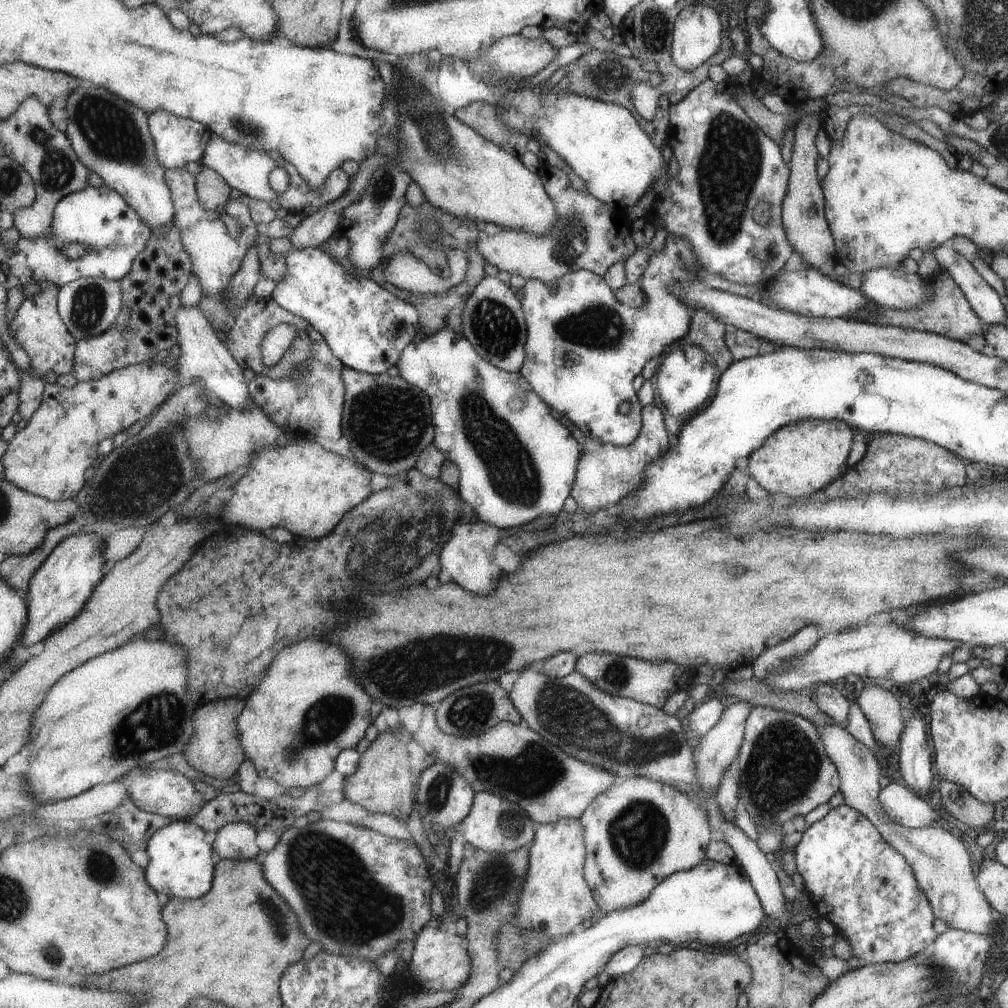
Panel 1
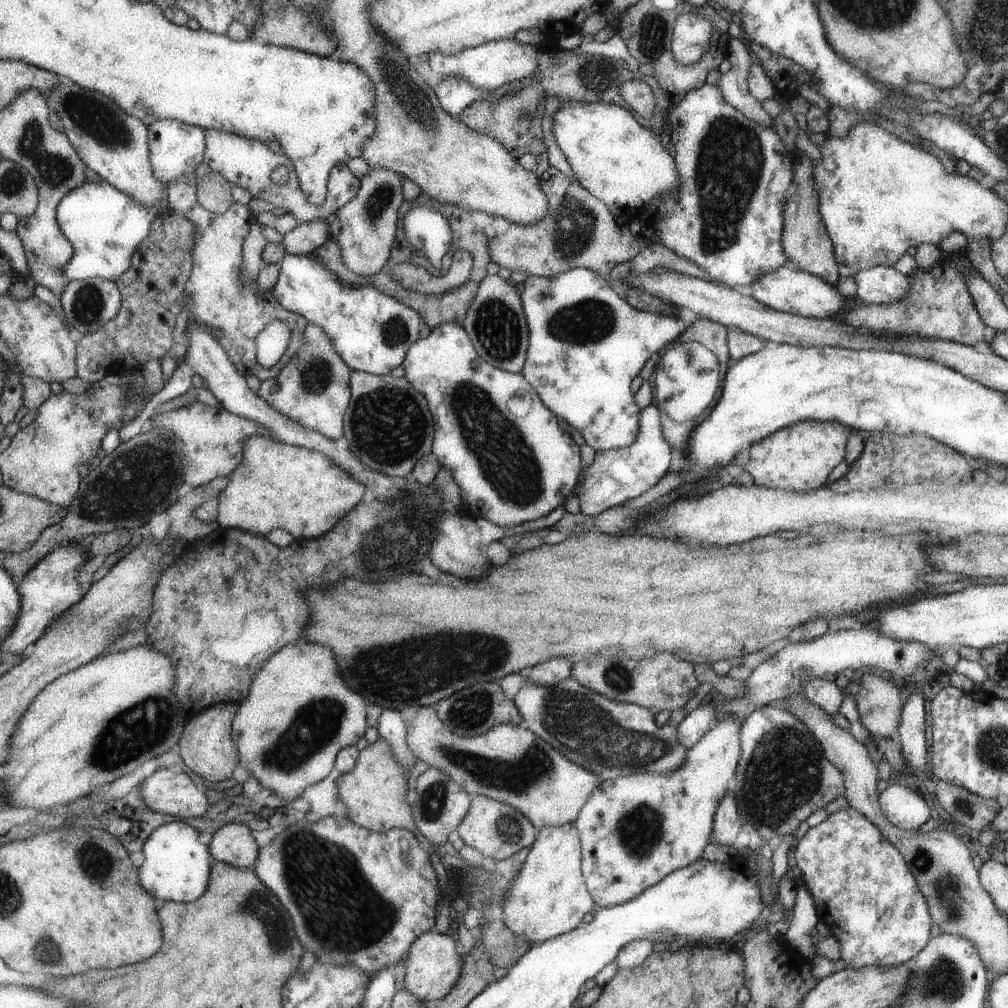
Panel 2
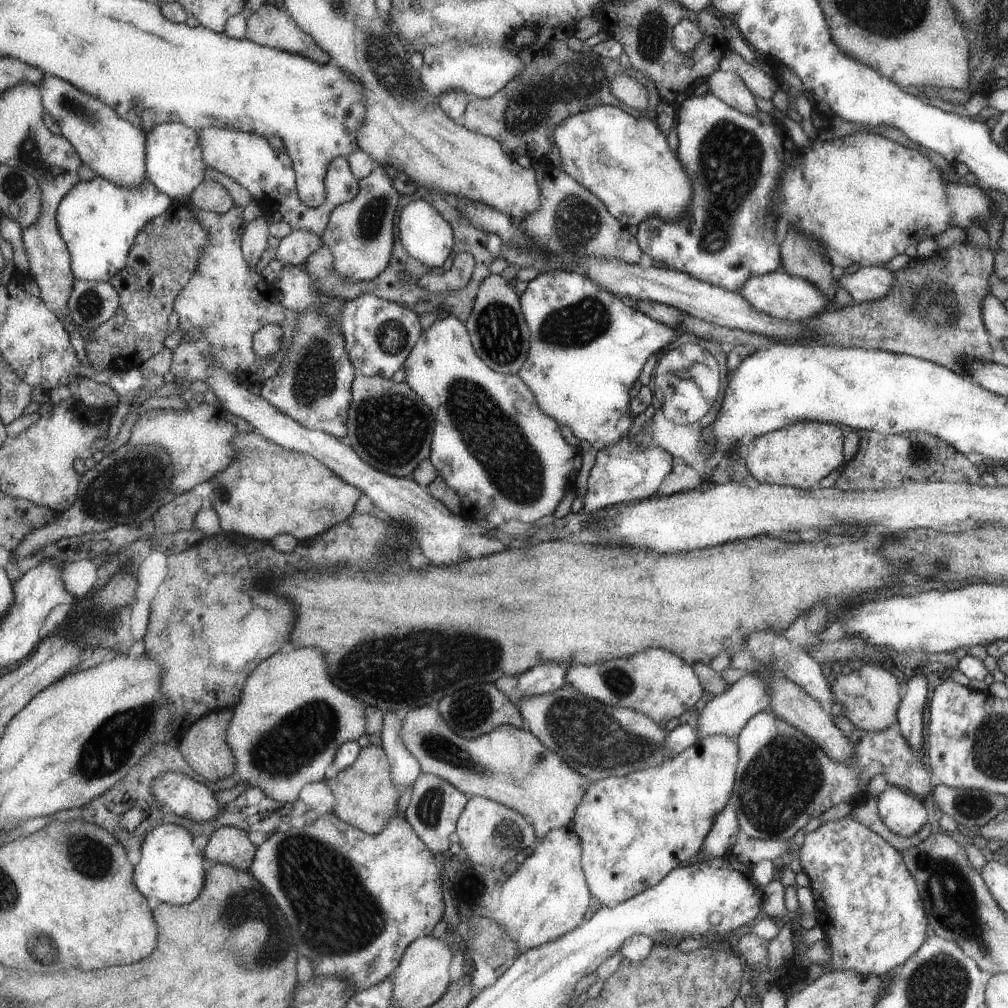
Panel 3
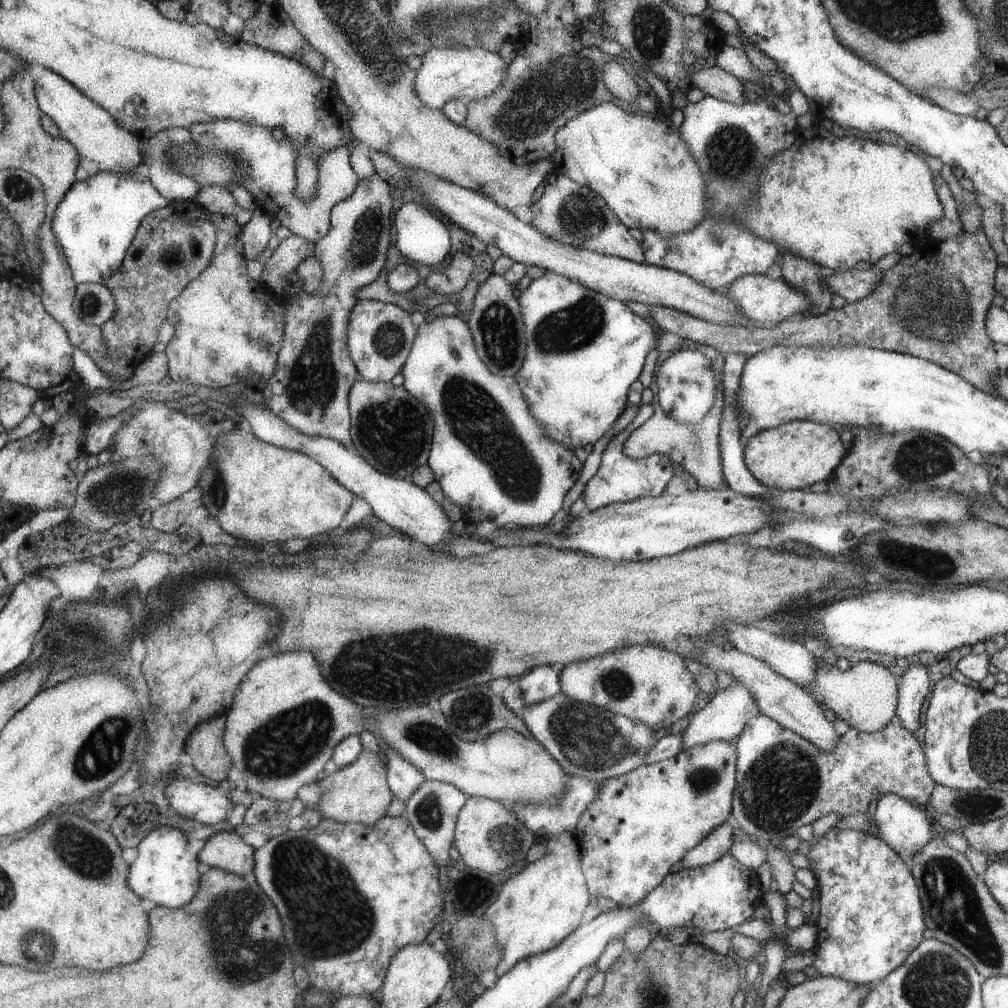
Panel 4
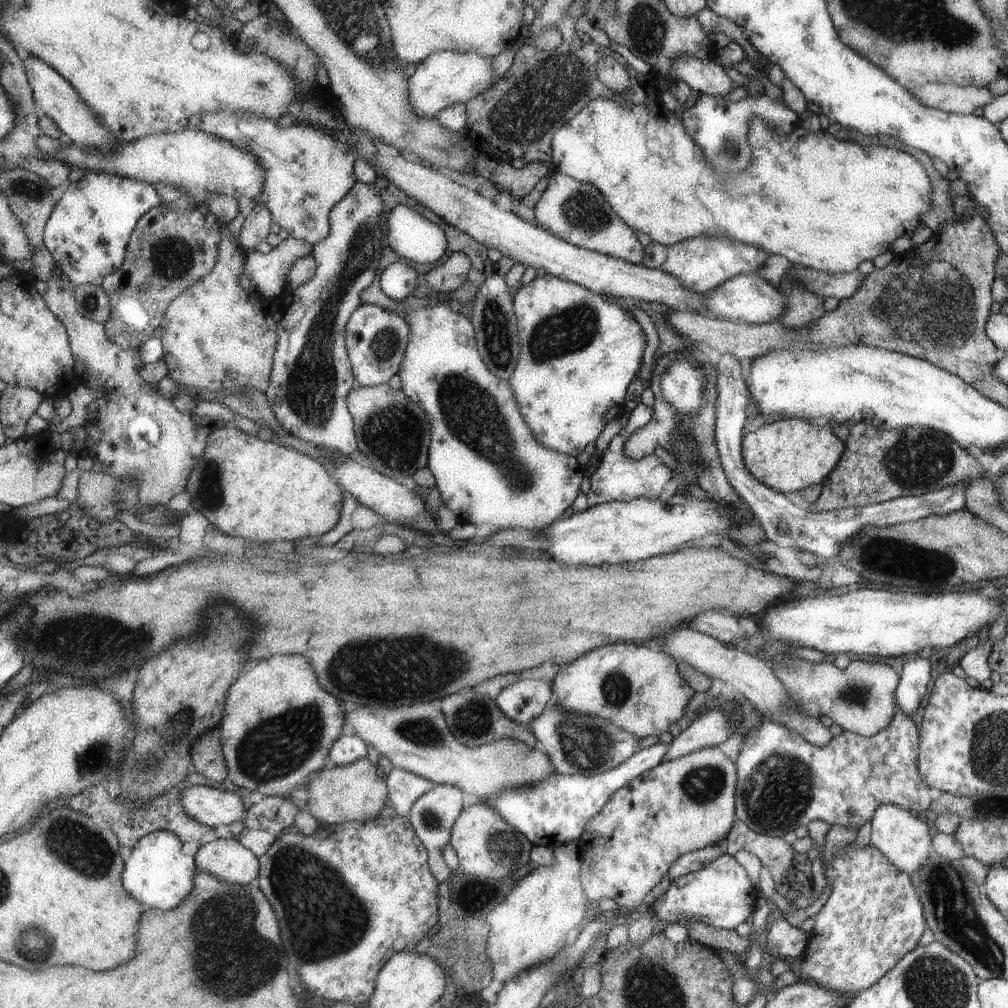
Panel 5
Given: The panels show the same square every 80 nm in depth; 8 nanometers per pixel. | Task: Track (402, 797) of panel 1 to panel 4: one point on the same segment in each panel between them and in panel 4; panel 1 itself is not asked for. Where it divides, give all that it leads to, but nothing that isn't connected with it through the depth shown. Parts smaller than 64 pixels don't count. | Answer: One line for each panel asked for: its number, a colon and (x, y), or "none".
2: (373, 791)
3: (365, 795)
4: (357, 793)

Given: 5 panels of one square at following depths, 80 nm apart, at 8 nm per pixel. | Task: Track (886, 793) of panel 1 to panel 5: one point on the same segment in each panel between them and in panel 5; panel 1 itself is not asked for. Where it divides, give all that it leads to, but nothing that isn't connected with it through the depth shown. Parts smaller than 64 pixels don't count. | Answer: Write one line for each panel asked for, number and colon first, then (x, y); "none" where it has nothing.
2: (900, 805)
3: (899, 810)
4: (900, 824)
5: (904, 839)

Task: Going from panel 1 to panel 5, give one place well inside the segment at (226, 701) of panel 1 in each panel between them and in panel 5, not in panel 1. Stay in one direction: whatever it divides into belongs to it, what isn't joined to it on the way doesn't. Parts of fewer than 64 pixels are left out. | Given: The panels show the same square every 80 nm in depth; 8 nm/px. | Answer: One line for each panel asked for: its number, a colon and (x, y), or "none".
2: (207, 747)
3: (204, 746)
4: (204, 745)
5: (207, 758)

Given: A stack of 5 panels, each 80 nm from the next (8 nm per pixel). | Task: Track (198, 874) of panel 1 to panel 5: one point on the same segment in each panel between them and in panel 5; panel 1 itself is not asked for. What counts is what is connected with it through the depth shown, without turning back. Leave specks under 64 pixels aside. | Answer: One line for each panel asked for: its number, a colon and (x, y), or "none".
2: (177, 868)
3: (171, 870)
4: (164, 871)
5: (157, 873)

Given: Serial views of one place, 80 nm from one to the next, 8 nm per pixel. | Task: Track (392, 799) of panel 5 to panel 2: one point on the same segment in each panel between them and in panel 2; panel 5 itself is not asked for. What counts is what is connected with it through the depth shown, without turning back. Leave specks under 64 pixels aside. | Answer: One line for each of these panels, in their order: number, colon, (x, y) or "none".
2: (389, 726)
3: (404, 767)
4: (403, 778)

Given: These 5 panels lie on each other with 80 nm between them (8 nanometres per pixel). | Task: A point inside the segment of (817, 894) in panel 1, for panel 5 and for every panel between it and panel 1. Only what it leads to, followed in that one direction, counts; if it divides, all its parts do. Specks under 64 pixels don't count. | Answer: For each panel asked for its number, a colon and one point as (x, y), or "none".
2: (863, 892)
3: (867, 903)
4: (870, 919)
5: (871, 918)

